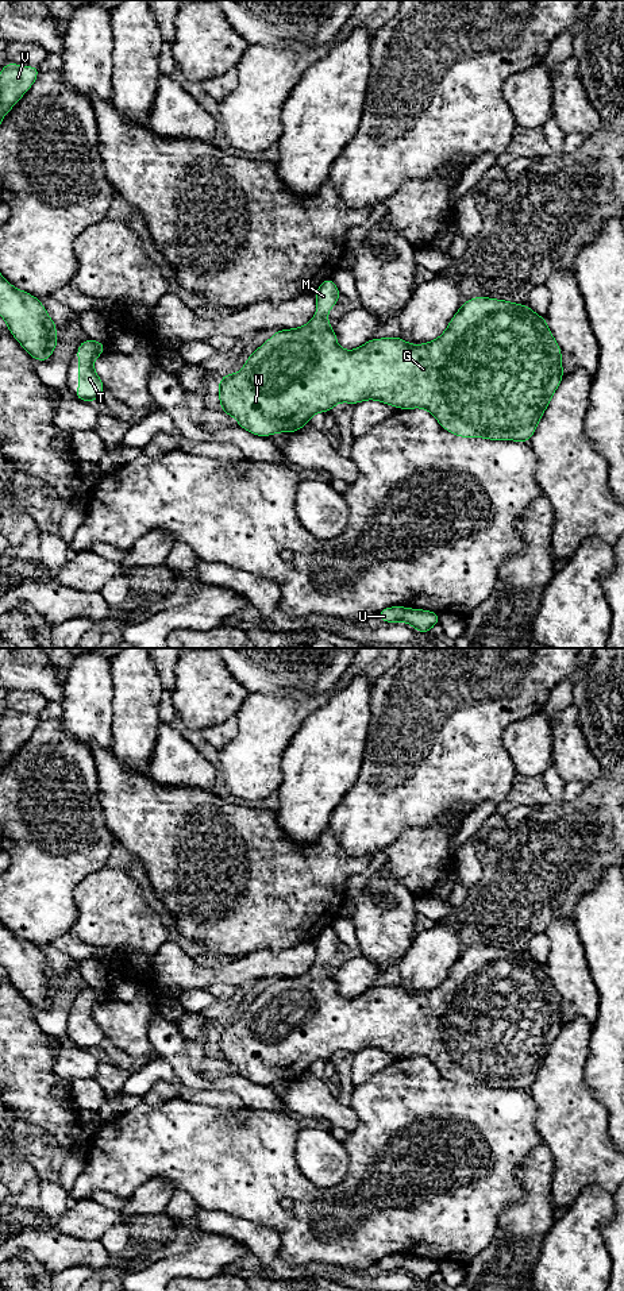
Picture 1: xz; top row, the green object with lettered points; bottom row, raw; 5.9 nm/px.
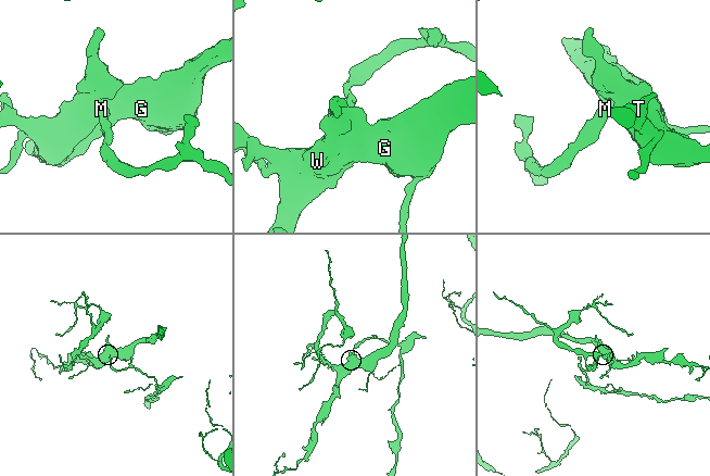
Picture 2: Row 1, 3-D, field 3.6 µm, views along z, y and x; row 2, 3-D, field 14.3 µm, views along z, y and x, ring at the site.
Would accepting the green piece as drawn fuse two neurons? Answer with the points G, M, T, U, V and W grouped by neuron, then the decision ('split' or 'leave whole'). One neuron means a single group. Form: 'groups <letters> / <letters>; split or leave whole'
groups G M T U V W; leave whole

